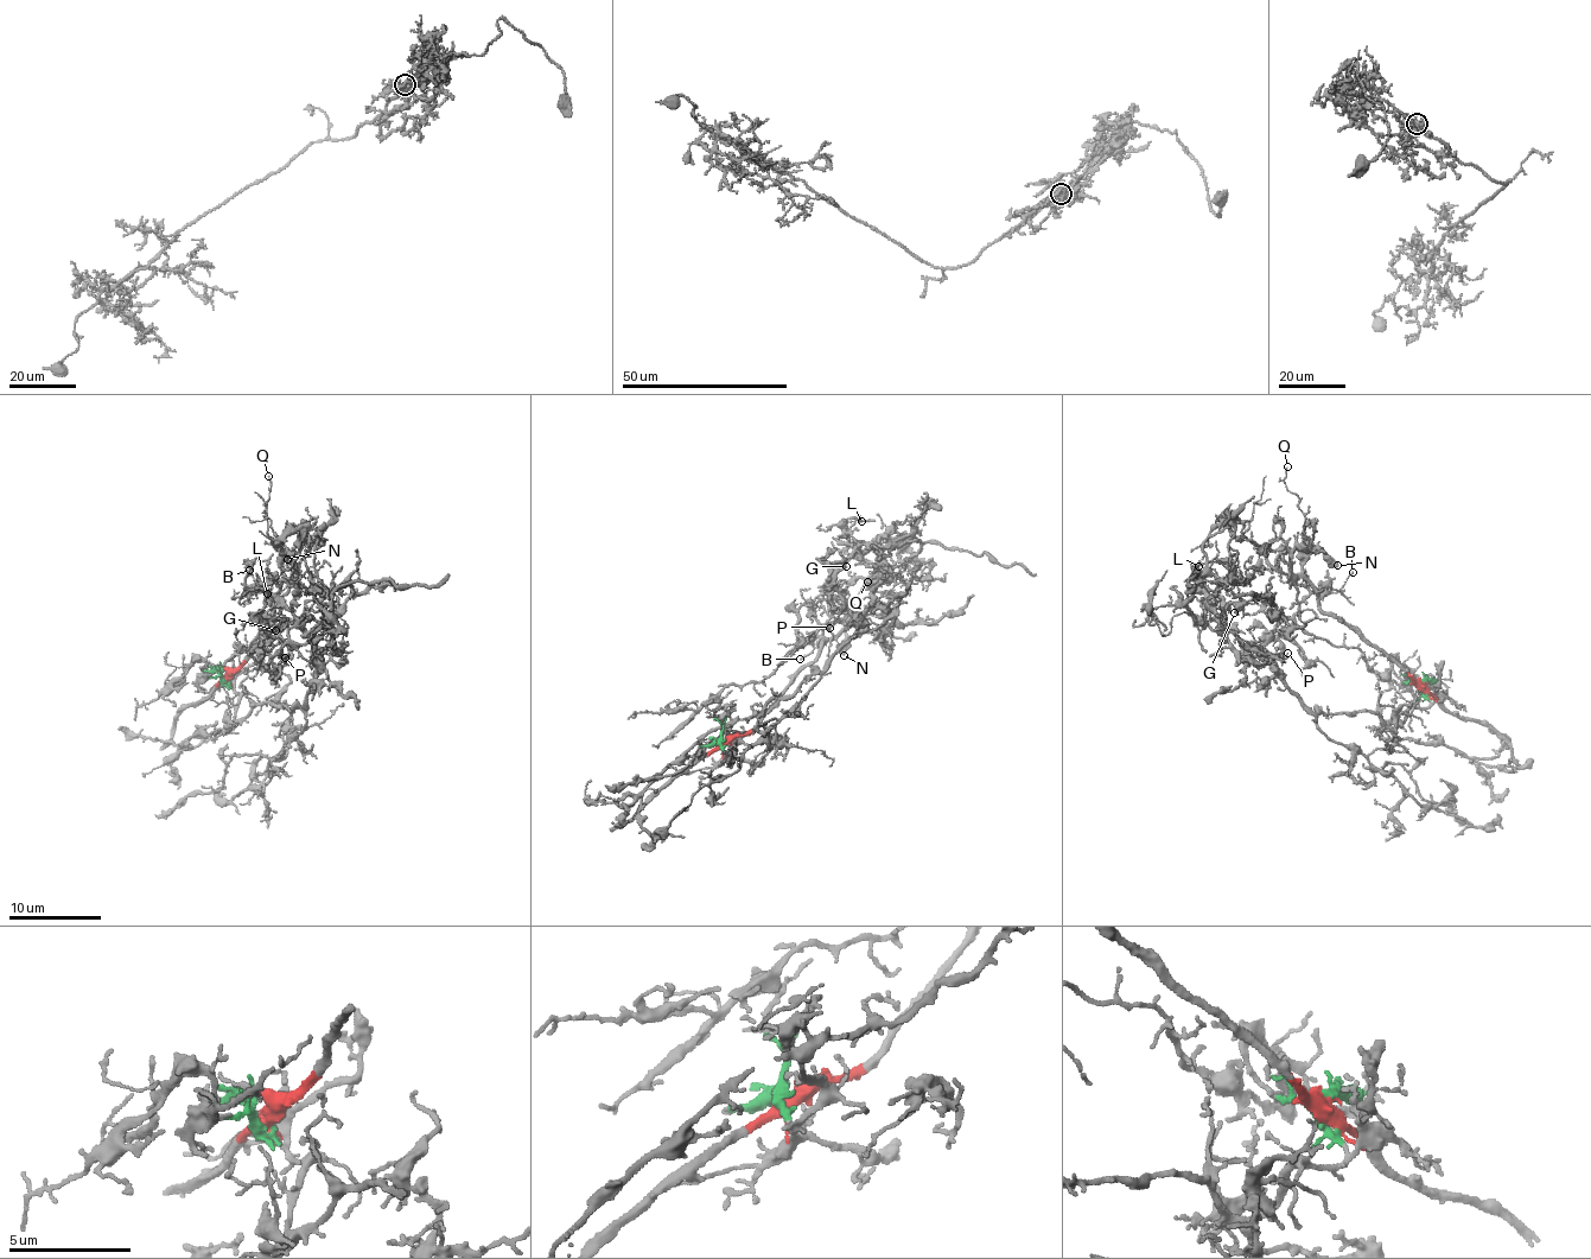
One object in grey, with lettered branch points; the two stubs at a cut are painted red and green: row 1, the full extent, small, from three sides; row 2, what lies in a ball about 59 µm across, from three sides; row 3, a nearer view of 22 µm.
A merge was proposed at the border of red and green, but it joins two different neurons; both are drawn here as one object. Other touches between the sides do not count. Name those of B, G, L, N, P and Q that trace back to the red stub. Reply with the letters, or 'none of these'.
B, N, Q

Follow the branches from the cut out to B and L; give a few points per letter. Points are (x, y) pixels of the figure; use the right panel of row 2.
B: (1424, 681), (1419, 682), (1393, 659), (1319, 608), (1319, 601), (1342, 587), (1353, 571)
L: (1424, 681), (1369, 669), (1363, 654), (1289, 620), (1238, 652), (1208, 623), (1197, 566)

